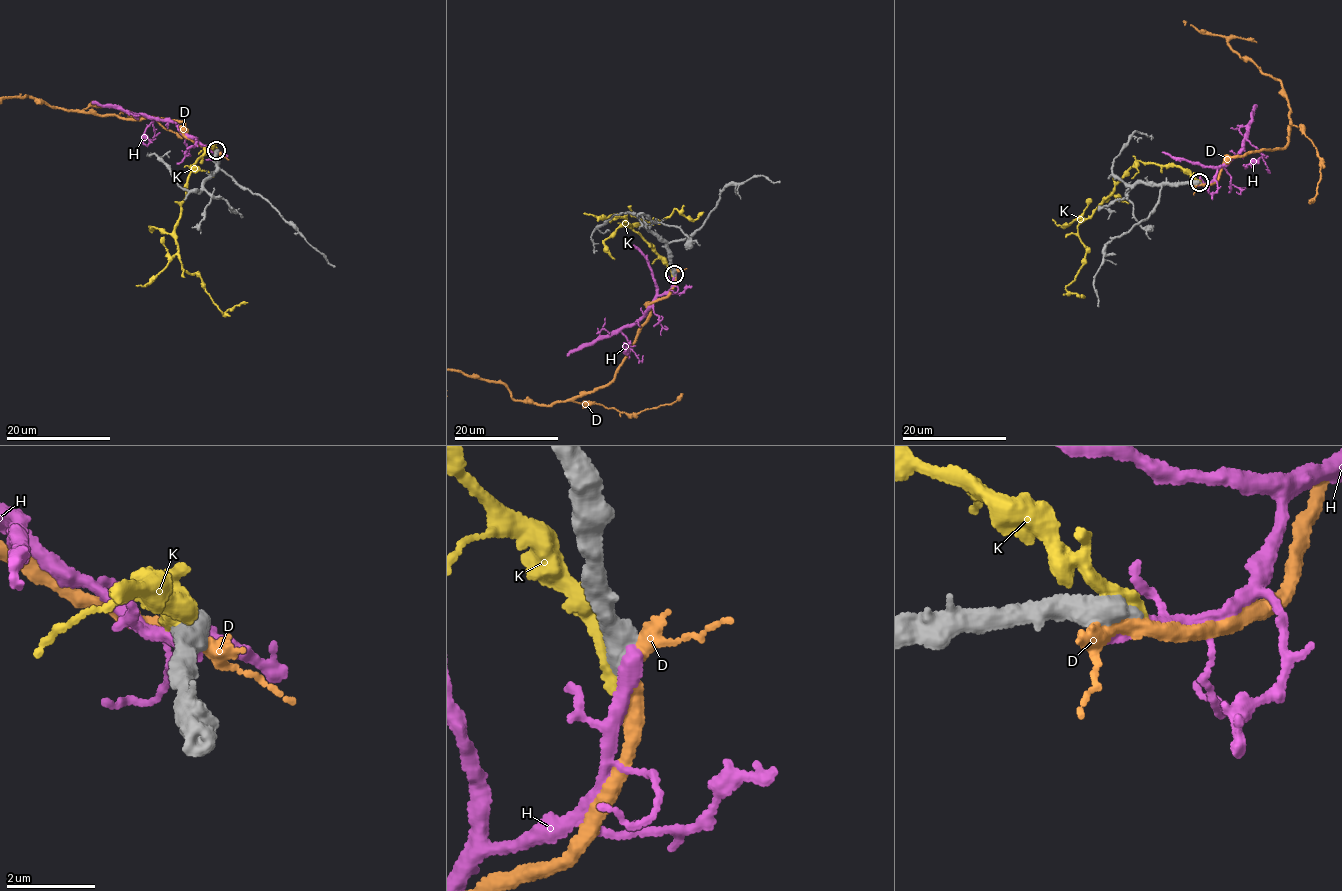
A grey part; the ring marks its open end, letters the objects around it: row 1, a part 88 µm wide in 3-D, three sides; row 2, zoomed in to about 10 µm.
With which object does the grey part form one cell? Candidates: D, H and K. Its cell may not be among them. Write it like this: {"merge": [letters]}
{"merge": []}

